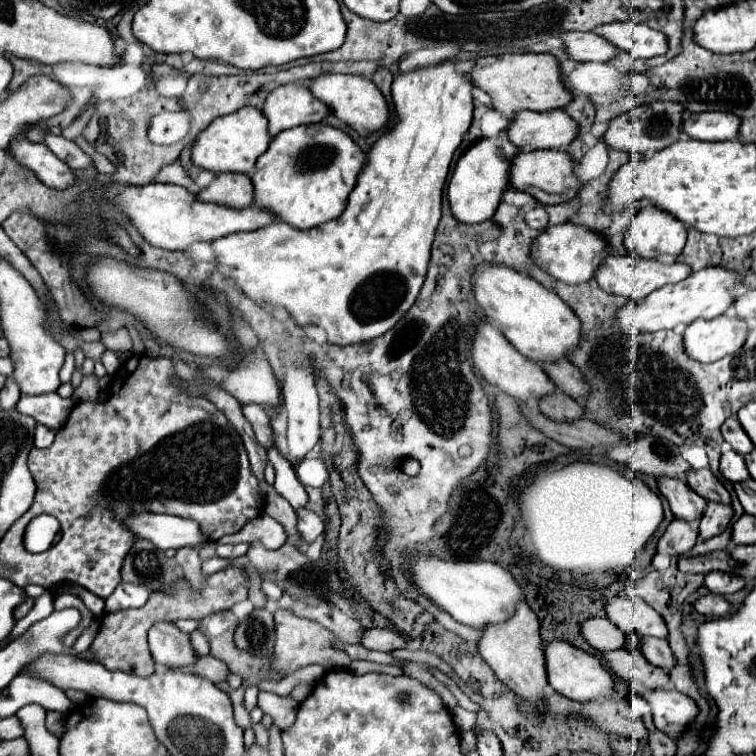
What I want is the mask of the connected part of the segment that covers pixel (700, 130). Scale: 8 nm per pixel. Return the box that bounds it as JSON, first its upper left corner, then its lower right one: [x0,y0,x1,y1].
[680,112,738,142]

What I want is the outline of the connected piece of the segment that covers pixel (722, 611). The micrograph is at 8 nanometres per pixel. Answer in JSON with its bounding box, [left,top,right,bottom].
[694,594,730,618]

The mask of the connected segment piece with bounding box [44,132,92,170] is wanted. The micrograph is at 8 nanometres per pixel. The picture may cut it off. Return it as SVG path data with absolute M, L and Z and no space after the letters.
M52 132L46 134L44 142L48 144L48 148L60 158L64 160L72 170L86 170L88 166L92 166L90 156L86 156L72 140L66 140L64 136L56 136Z

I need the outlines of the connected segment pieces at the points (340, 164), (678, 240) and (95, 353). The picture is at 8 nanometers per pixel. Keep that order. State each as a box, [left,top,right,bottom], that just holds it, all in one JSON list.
[[250,124,366,230],[626,204,686,258],[80,342,106,360]]

